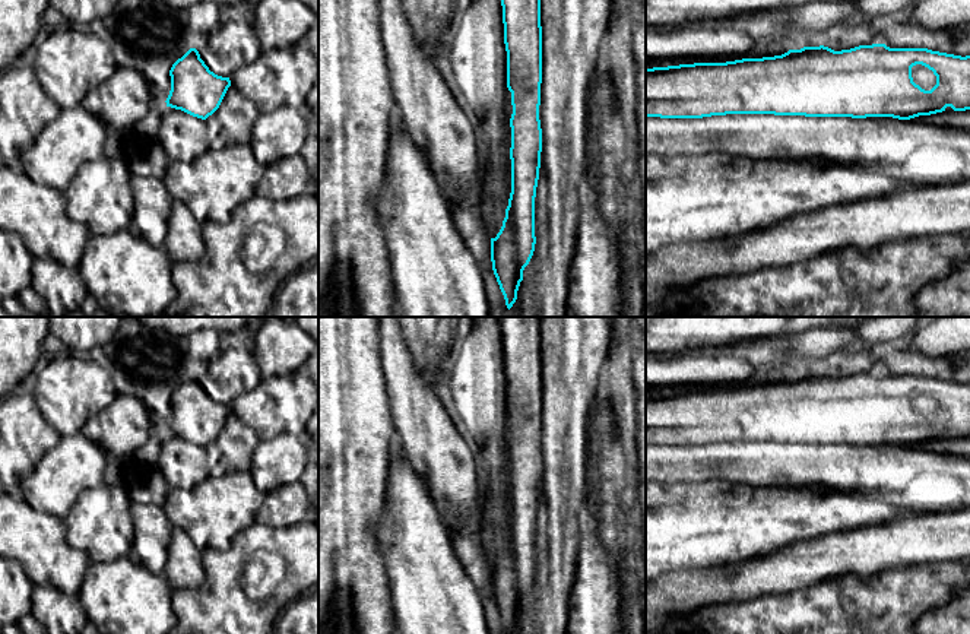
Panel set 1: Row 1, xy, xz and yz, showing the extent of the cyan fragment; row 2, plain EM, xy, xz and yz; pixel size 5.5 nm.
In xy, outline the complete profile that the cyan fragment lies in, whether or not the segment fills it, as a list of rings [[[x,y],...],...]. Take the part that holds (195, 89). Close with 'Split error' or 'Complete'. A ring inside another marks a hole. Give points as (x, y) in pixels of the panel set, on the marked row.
[[[190,48],[178,58],[171,70],[171,91],[167,107],[181,110],[193,117],[206,120],[221,105],[229,77],[222,77],[209,70],[196,48]]]. Complete

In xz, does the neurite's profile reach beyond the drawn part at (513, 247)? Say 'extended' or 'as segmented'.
as segmented

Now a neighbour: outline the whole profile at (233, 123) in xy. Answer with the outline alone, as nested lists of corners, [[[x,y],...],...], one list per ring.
[[[231,85],[219,108],[206,118],[209,149],[219,150],[225,146],[250,143],[260,114],[256,104]]]

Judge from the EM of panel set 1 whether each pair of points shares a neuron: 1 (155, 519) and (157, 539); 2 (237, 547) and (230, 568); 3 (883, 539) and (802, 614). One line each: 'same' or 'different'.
1: same
2: same
3: different

